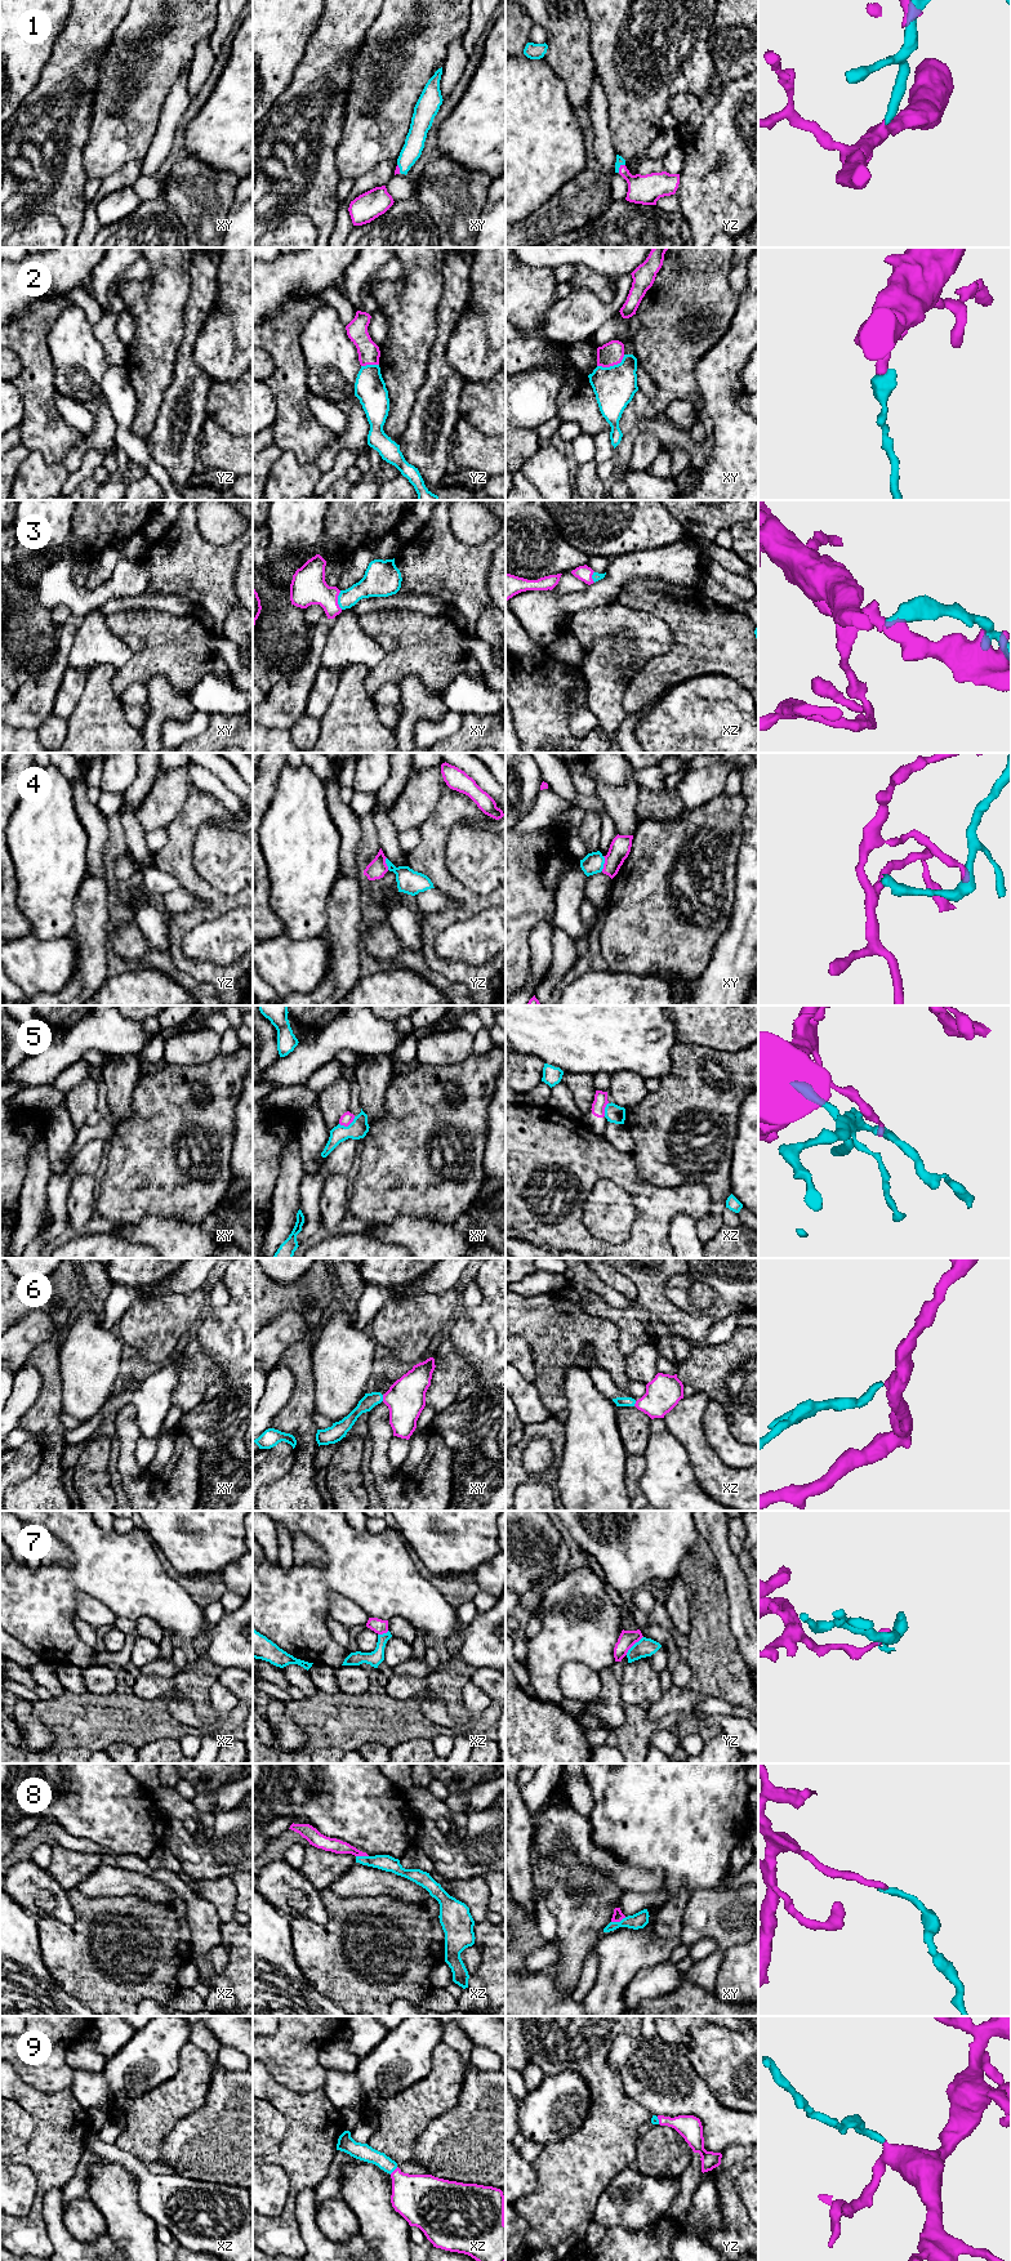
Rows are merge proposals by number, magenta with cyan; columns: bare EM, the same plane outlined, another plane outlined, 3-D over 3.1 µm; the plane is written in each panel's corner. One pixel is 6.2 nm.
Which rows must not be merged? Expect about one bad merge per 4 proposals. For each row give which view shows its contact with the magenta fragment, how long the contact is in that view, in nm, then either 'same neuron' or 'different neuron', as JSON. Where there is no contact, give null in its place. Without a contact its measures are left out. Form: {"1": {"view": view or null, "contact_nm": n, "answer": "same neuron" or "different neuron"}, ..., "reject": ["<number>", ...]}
{"1": {"view": "yz", "contact_nm": 70, "answer": "same neuron"}, "2": {"view": "xy", "contact_nm": 190, "answer": "different neuron"}, "3": {"view": "xy", "contact_nm": 120, "answer": "same neuron"}, "4": {"view": "xy", "contact_nm": 100, "answer": "different neuron"}, "5": {"view": "xy", "contact_nm": 120, "answer": "different neuron"}, "6": {"view": "xy", "contact_nm": 40, "answer": "same neuron"}, "7": {"view": "yz", "contact_nm": 160, "answer": "different neuron"}, "8": {"view": "xy", "contact_nm": 100, "answer": "same neuron"}, "9": {"view": "xz", "contact_nm": 70, "answer": "same neuron"}, "reject": ["2", "4", "5", "7"]}

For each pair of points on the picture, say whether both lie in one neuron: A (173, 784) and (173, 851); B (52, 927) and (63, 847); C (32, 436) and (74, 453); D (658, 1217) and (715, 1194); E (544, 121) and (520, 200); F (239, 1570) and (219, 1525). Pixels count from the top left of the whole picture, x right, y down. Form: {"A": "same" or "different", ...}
{"A": "different", "B": "same", "C": "different", "D": "different", "E": "same", "F": "different"}

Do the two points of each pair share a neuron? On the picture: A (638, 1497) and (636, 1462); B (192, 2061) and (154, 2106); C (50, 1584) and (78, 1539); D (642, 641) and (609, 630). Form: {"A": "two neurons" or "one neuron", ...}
{"A": "one neuron", "B": "one neuron", "C": "one neuron", "D": "one neuron"}

